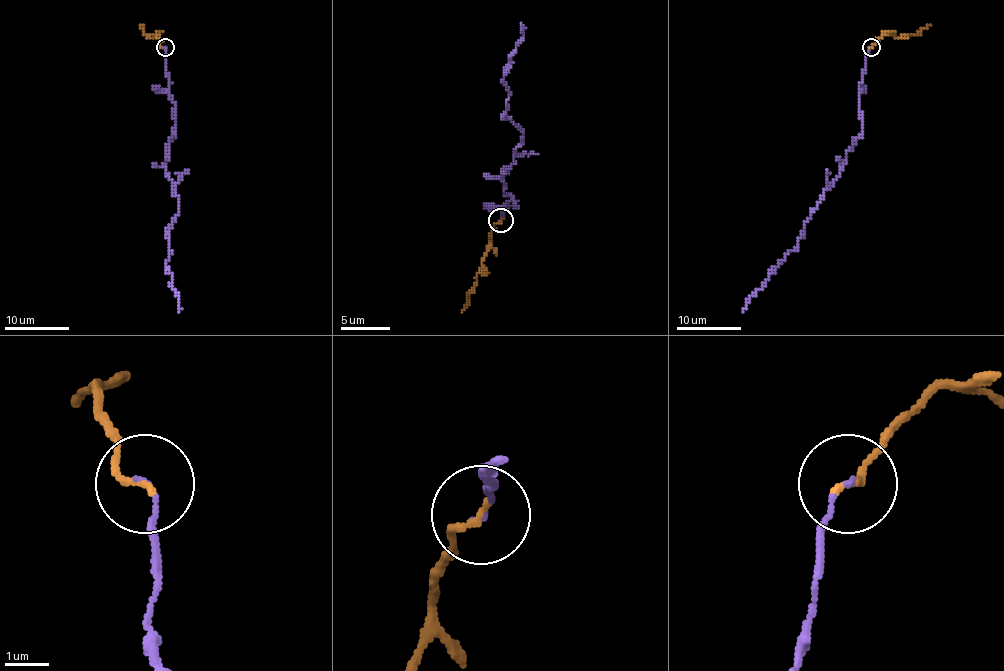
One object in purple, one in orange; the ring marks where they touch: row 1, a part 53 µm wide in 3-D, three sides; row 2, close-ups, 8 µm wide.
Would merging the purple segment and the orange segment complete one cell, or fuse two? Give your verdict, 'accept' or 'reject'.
reject

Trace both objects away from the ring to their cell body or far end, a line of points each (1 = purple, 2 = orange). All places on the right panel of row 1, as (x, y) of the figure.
1: (871, 46), (858, 95), (863, 130), (841, 176), (813, 211), (799, 245), (768, 276), (742, 311)
2: (871, 46), (884, 34), (895, 37), (916, 35), (931, 24)

